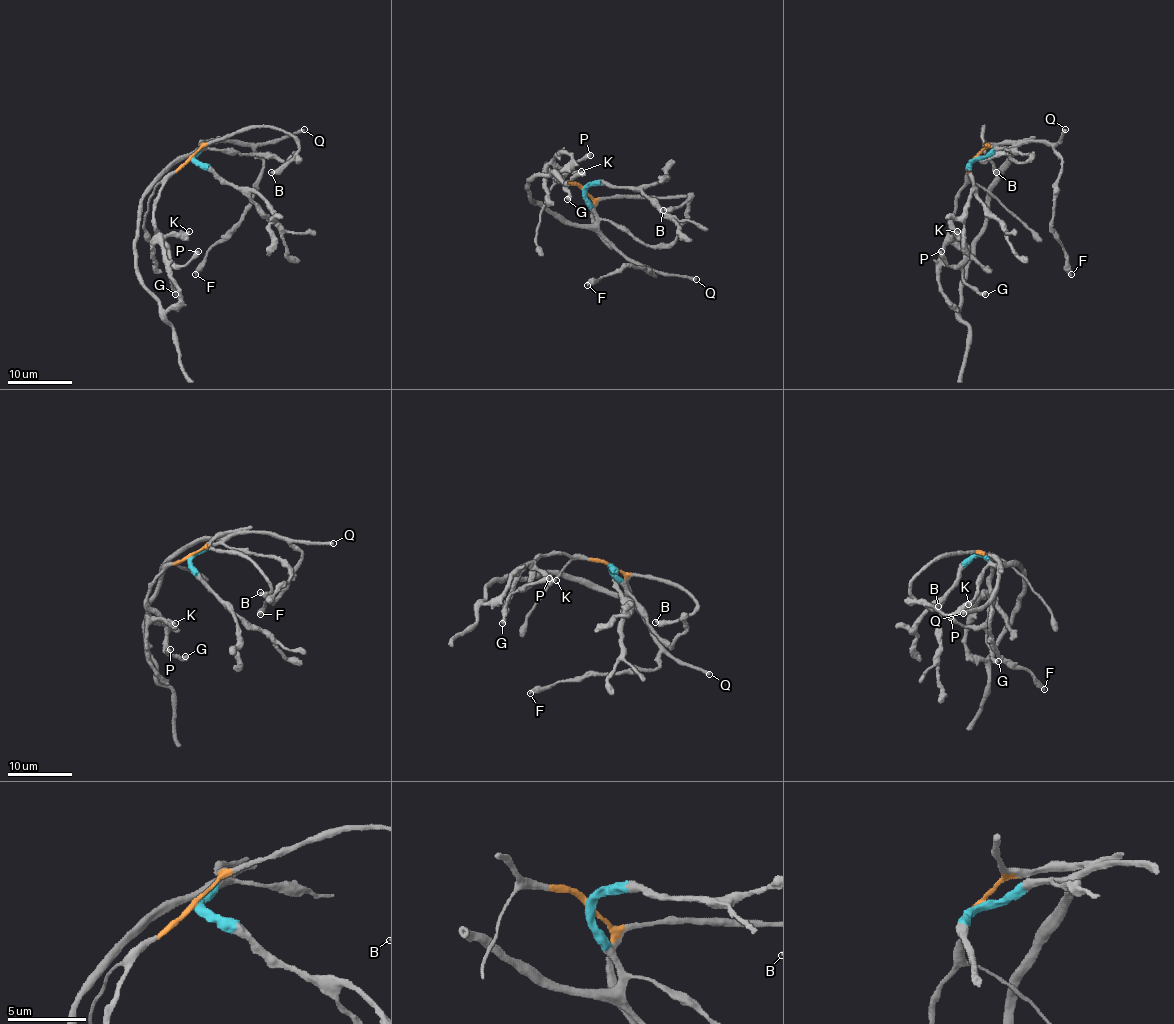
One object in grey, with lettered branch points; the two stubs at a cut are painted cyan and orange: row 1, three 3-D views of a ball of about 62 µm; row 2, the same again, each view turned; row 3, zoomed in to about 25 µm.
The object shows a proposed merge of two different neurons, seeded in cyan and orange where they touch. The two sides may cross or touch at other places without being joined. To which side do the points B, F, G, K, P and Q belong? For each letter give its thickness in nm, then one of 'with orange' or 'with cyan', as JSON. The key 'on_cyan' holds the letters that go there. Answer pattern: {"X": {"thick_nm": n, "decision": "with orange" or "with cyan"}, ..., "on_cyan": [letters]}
{"B": {"thick_nm": 380, "decision": "with orange"}, "F": {"thick_nm": 320, "decision": "with cyan"}, "G": {"thick_nm": 440, "decision": "with orange"}, "K": {"thick_nm": 440, "decision": "with cyan"}, "P": {"thick_nm": 440, "decision": "with orange"}, "Q": {"thick_nm": 320, "decision": "with cyan"}, "on_cyan": ["F", "K", "Q"]}

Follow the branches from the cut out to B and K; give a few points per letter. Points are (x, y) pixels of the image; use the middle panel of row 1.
B: (583, 190), (596, 198), (690, 198), (680, 206), (670, 206), (662, 211)
K: (583, 190), (592, 224), (565, 224), (528, 188), (570, 161), (560, 153), (560, 169), (581, 170)

